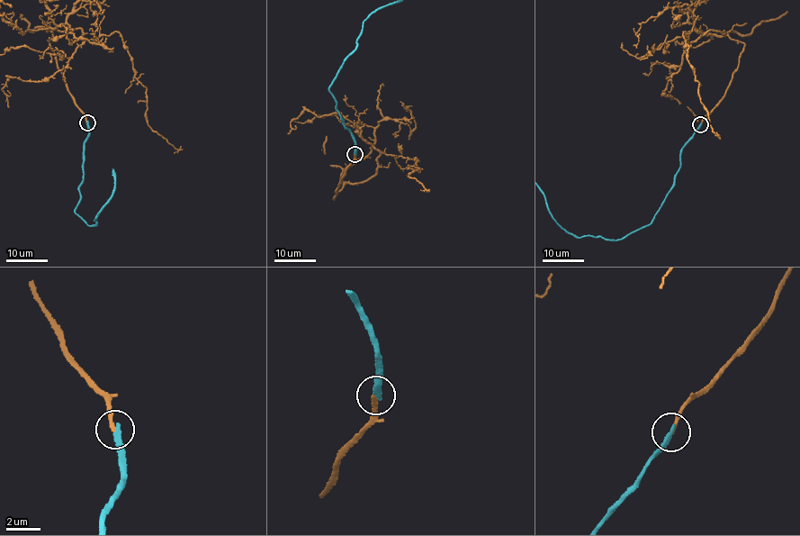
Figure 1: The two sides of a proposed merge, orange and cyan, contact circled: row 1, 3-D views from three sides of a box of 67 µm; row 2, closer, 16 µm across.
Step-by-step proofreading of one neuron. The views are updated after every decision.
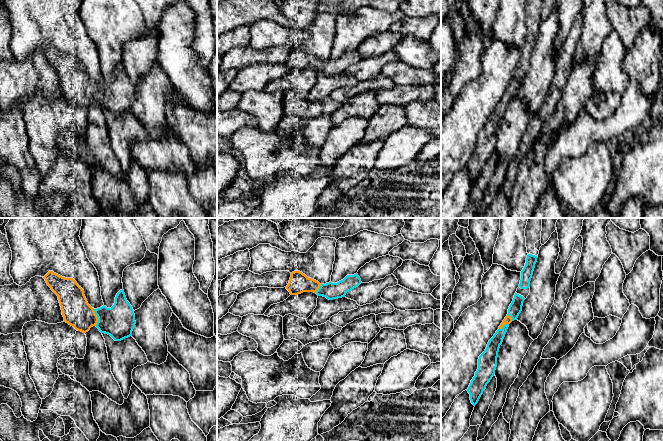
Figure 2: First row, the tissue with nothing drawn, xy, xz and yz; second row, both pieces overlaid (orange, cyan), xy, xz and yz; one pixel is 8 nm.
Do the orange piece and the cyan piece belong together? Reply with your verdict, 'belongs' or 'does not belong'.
belongs

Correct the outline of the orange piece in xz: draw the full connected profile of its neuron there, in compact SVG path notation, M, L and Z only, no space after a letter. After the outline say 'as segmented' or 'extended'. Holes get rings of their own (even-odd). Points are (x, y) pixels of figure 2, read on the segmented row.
M300 271L291 273L286 289L291 295L298 295L303 292L314 292L318 296L326 297L329 300L345 297L346 293L358 287L361 284L358 274L347 275L343 280L337 283L320 284L318 281L308 278Z | extended

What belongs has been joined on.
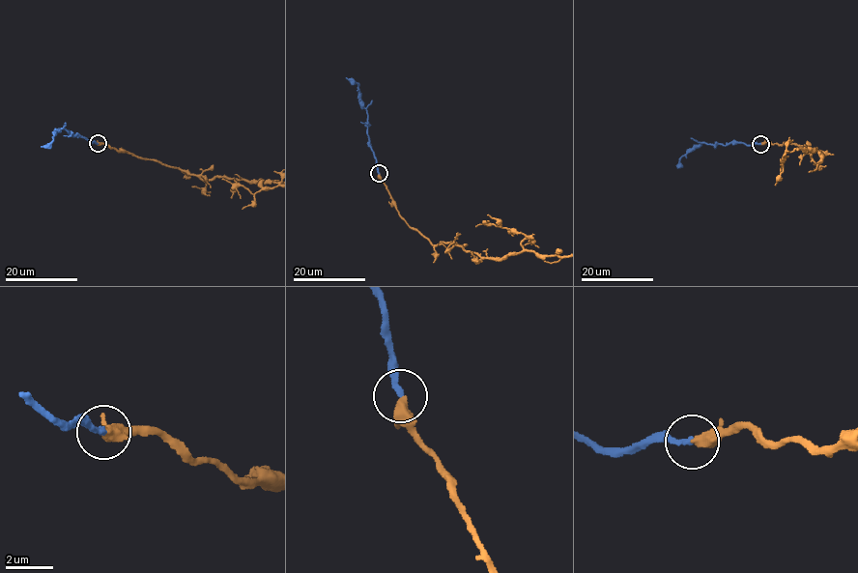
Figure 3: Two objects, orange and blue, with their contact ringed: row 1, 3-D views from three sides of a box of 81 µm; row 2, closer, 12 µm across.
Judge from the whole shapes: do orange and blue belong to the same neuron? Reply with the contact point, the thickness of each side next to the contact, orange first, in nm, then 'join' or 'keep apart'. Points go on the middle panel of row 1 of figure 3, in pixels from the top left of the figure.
at (379, 173); 360 nm thick on the orange side, 240 nm on the other; join

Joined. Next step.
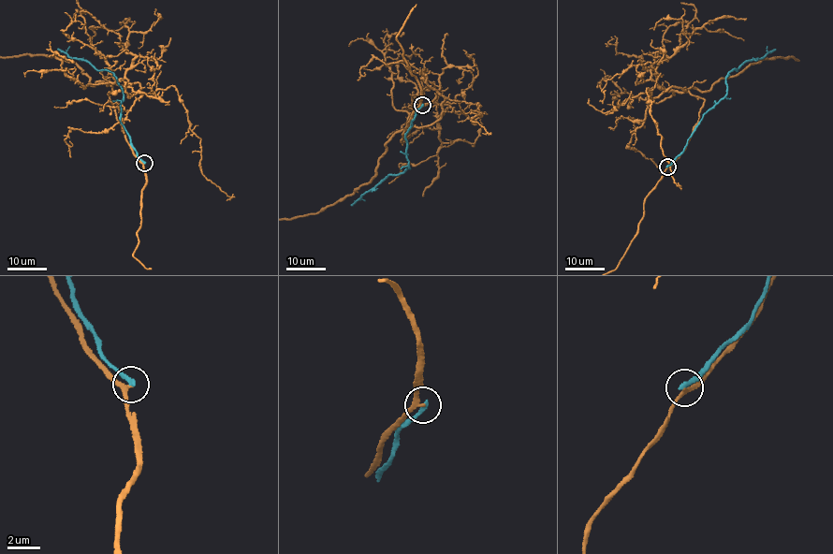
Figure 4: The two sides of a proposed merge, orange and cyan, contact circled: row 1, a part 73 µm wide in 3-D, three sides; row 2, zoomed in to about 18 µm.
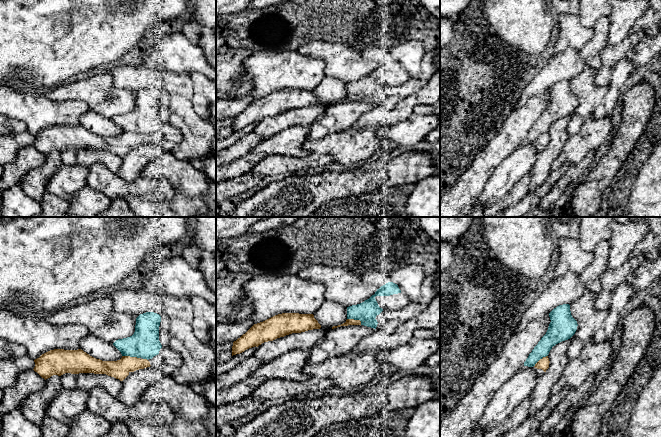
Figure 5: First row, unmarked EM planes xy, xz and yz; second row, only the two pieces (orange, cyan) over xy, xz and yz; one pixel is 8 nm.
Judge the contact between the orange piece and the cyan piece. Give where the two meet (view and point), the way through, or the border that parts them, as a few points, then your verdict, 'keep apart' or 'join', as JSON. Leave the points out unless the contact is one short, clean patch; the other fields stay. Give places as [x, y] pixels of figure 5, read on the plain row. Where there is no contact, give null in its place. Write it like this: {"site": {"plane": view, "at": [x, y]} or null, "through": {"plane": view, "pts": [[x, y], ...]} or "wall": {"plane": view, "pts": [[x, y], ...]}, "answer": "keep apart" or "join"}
{"site": {"plane": "xy", "at": [131, 133]}, "wall": {"plane": "xy", "pts": [[122, 131], [139, 134]]}, "answer": "keep apart"}

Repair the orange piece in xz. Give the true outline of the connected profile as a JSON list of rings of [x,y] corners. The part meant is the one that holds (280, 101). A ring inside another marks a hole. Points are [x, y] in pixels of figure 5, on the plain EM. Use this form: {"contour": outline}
{"contour": [[[282,89],[263,98],[254,100],[245,110],[233,118],[232,132],[245,126],[258,123],[264,118],[273,117],[292,109],[320,105],[321,101],[313,90]]]}

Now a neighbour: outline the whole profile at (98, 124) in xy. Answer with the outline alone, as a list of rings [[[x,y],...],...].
[[[91,109],[80,116],[80,125],[102,137],[117,137],[122,134],[121,128],[112,119],[108,119]]]

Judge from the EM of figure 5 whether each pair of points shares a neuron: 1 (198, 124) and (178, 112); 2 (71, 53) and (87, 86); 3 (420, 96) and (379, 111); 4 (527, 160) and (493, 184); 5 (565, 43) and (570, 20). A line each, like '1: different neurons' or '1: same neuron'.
1: same neuron
2: different neurons
3: same neuron
4: same neuron
5: same neuron

